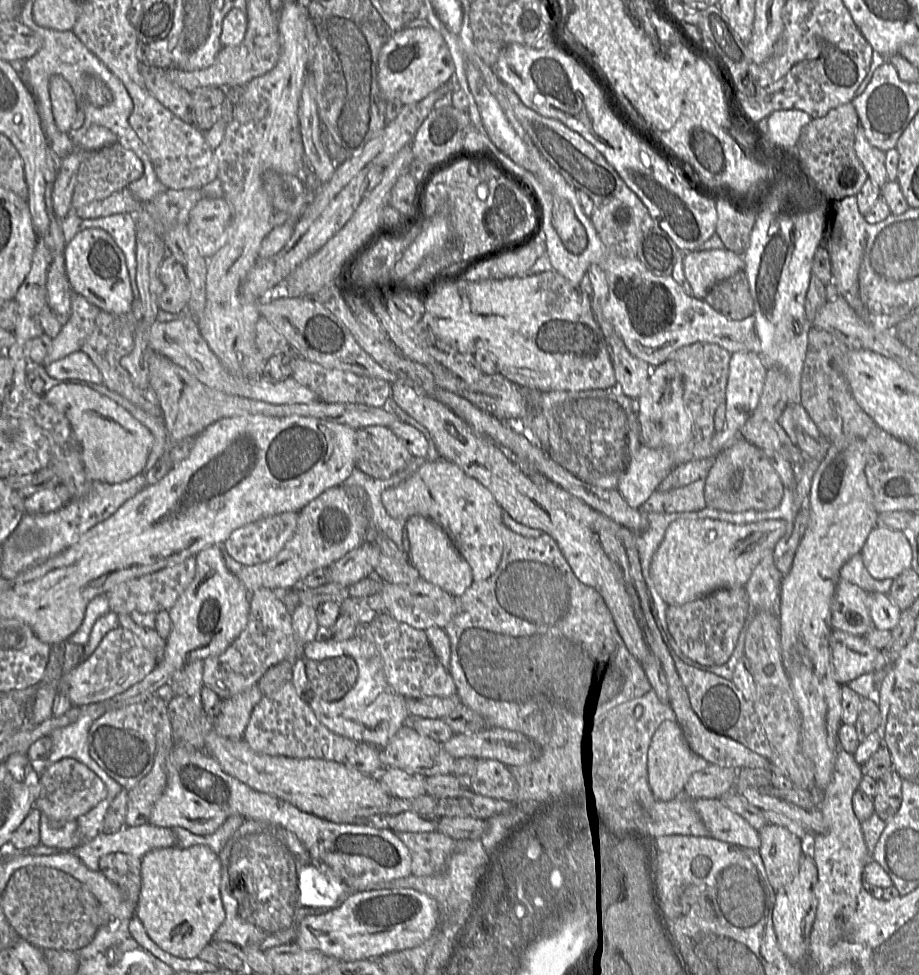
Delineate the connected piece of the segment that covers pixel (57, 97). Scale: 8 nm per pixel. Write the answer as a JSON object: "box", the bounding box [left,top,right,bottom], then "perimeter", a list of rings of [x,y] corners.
{"box":[49,75,77,134],"perimeter":[[[53,75],[49,80],[49,95],[55,125],[61,133],[67,134],[77,114],[75,94],[62,76]]]}

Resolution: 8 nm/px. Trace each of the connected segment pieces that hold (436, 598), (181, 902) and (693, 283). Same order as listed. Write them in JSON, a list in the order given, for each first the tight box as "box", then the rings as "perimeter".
[{"box":[379,577,458,630],"perimeter":[[[422,577],[410,584],[382,582],[379,592],[385,602],[386,612],[399,622],[413,628],[426,630],[430,627],[445,628],[458,613],[457,598]]]},{"box":[136,845,225,959],"perimeter":[[[205,845],[151,850],[141,858],[141,891],[136,915],[161,949],[182,959],[195,958],[212,941],[225,919],[220,881],[219,856]]]},{"box":[683,248,744,299],"perimeter":[[[725,248],[693,250],[685,252],[683,266],[692,296],[704,299],[717,282],[744,270],[744,260],[742,255]]]}]

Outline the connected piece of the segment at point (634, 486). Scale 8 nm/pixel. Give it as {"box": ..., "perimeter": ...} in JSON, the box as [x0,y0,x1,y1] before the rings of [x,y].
{"box":[616,446,674,508],"perimeter":[[[641,446],[631,455],[616,490],[630,507],[641,508],[674,467],[667,451]]]}

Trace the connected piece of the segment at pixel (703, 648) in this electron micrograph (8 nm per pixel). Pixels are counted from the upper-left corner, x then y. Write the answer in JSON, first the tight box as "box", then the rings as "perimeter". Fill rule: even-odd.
{"box":[665,587,748,666],"perimeter":[[[744,587],[721,588],[683,605],[669,605],[665,613],[669,645],[691,666],[722,665],[735,649],[747,611],[748,597]]]}

